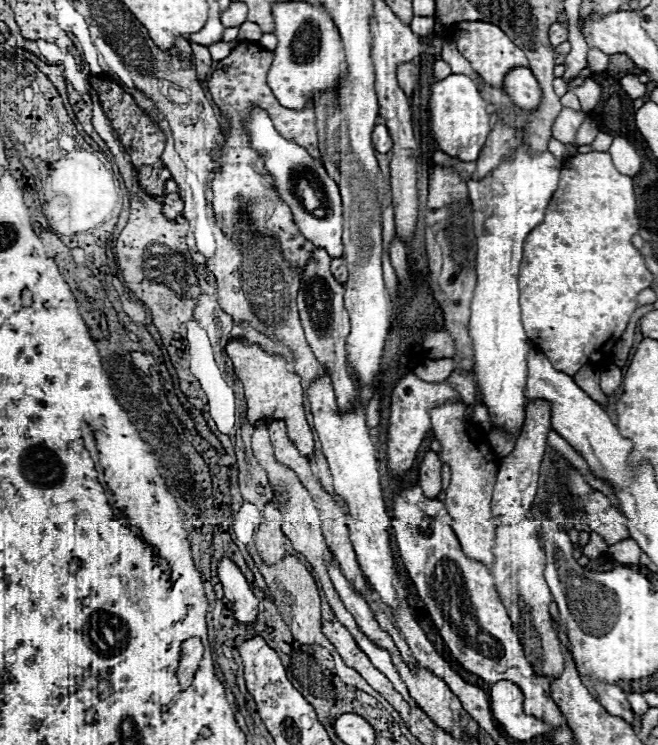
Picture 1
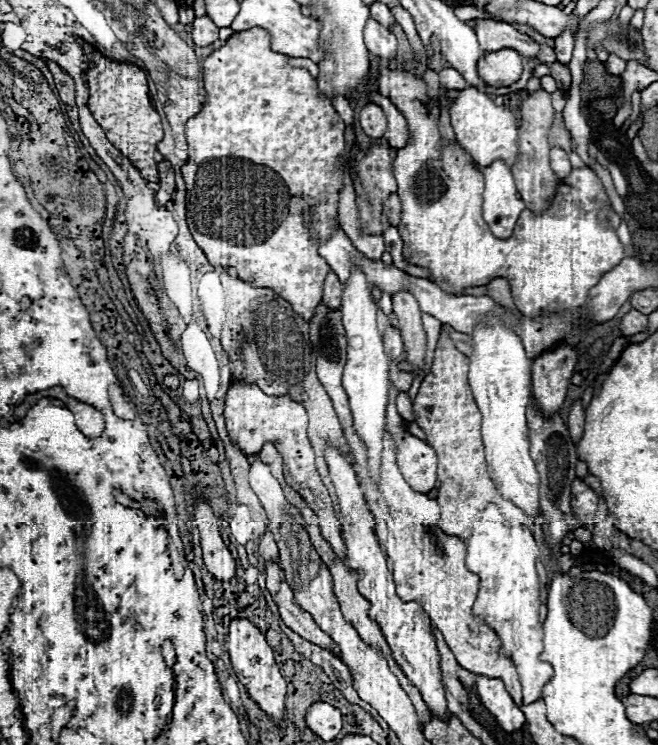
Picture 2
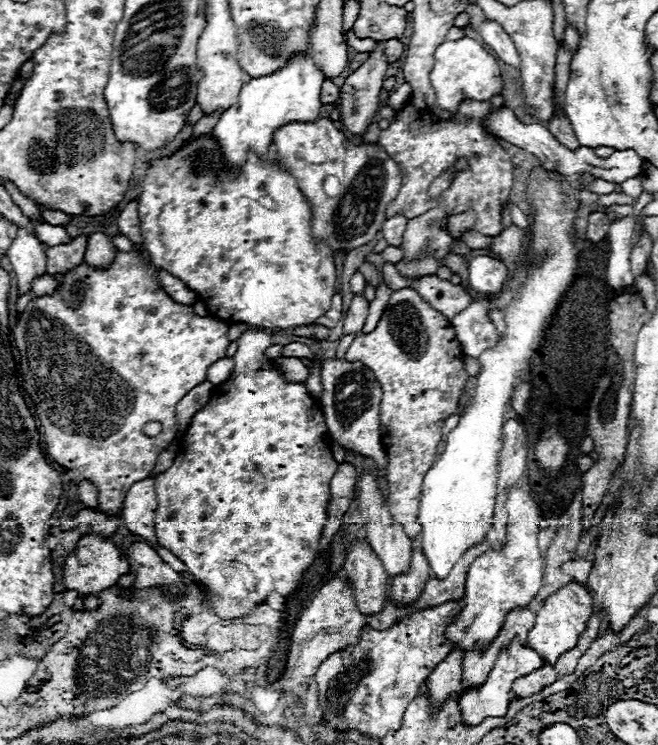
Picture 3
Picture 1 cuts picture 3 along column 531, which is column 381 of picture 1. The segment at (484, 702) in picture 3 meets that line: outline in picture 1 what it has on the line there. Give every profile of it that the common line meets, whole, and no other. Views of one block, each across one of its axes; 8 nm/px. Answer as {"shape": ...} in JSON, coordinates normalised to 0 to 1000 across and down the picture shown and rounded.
{"shape":[[[398,566],[398,569],[389,572],[386,585],[383,585],[383,604],[386,604],[386,612],[389,612],[392,623],[398,623],[398,628],[404,631],[404,639],[407,639],[410,652],[416,655],[416,674],[422,677],[422,682],[426,682],[426,687],[429,687],[429,714],[432,714],[432,719],[444,728],[444,736],[447,736],[450,741],[456,741],[456,744],[465,749],[465,754],[474,760],[477,773],[486,779],[486,787],[489,787],[489,792],[492,792],[492,797],[495,797],[495,805],[498,805],[498,811],[502,811],[508,827],[514,830],[514,835],[517,835],[520,840],[529,843],[529,848],[538,854],[544,870],[547,870],[547,872],[562,883],[562,889],[565,889],[565,891],[568,891],[568,894],[571,894],[571,897],[574,897],[574,899],[578,899],[578,902],[596,915],[596,918],[599,918],[599,923],[611,932],[611,937],[614,937],[626,950],[635,950],[635,945],[620,934],[620,926],[617,926],[617,921],[611,918],[611,913],[608,913],[602,897],[596,894],[593,878],[590,878],[587,872],[574,870],[574,867],[571,867],[571,864],[568,864],[568,862],[565,862],[565,859],[562,859],[562,856],[544,843],[538,827],[523,816],[523,811],[520,811],[514,795],[508,792],[508,787],[505,787],[505,781],[502,781],[502,773],[498,773],[502,741],[498,741],[498,733],[495,733],[495,728],[492,728],[492,719],[489,719],[489,711],[486,711],[486,703],[483,703],[483,690],[480,690],[477,674],[474,674],[474,668],[471,668],[468,658],[456,650],[453,639],[450,639],[441,628],[432,628],[429,623],[419,620],[416,607],[413,607],[413,599],[410,599],[410,588],[407,588],[407,569]]]}

